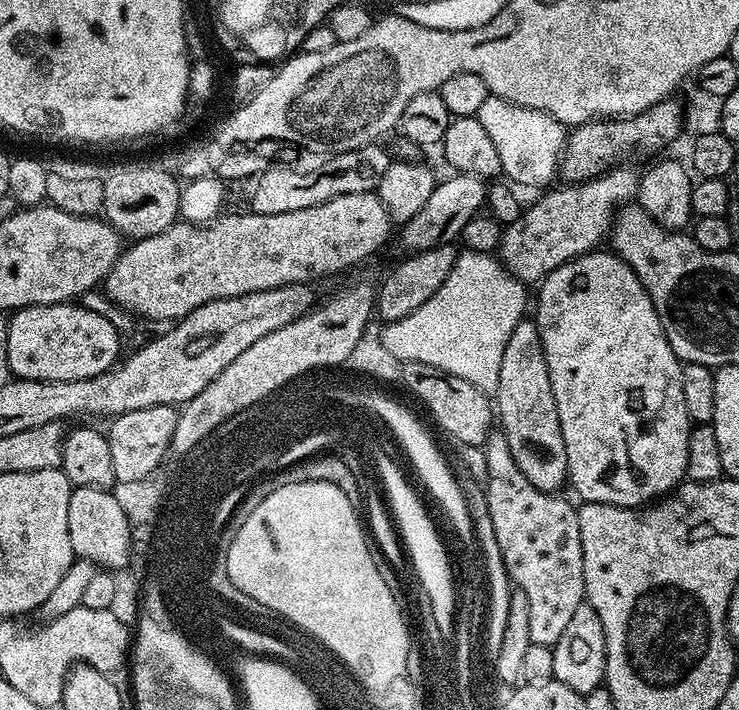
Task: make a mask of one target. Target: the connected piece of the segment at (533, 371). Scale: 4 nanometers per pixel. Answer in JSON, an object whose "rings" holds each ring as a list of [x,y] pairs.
{"rings":[[[526,324],[517,331],[516,340],[506,342],[506,350],[502,350],[502,370],[498,370],[494,408],[521,470],[538,487],[556,490],[567,479],[568,463],[562,422],[558,422],[558,406],[554,406],[554,389],[550,387],[550,370],[546,366],[542,338],[535,335],[531,325]]]}

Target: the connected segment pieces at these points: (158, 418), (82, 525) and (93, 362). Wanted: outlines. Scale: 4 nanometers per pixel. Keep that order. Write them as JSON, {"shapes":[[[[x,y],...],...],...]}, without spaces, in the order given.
{"shapes":[[[[171,404],[146,406],[146,410],[130,410],[115,417],[106,428],[110,446],[110,462],[114,462],[114,474],[119,482],[138,482],[149,479],[159,466],[168,448],[173,445],[177,409]]],[[[76,486],[70,494],[70,514],[66,514],[70,530],[70,546],[73,553],[81,560],[93,560],[103,564],[108,570],[117,570],[130,557],[132,530],[127,518],[118,506],[118,495],[115,491],[95,486]]],[[[83,303],[31,304],[29,308],[18,308],[8,320],[6,338],[6,358],[8,370],[13,377],[21,380],[53,380],[70,382],[71,380],[89,380],[107,371],[121,359],[121,333],[103,316],[90,310]]]]}

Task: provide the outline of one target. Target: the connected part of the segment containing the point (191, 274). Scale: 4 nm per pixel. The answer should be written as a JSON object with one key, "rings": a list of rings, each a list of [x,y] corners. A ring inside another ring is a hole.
{"rings":[[[375,191],[342,194],[318,206],[286,214],[252,212],[247,215],[226,214],[203,226],[177,222],[165,232],[137,239],[136,245],[129,252],[127,249],[108,273],[107,295],[122,306],[139,309],[142,315],[152,320],[175,322],[206,302],[265,292],[287,284],[308,284],[323,276],[332,276],[343,268],[352,268],[367,256],[374,255],[387,242],[394,227],[387,205]]]}

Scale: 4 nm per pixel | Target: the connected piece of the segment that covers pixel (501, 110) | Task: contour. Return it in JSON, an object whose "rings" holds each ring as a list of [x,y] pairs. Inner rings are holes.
{"rings":[[[489,94],[486,102],[475,114],[482,122],[486,134],[490,134],[490,142],[494,142],[494,150],[498,150],[500,160],[548,160],[548,176],[555,181],[562,168],[562,157],[566,147],[566,128],[550,114],[518,108],[515,104],[508,104],[502,98]],[[508,120],[520,120],[520,132],[508,132]]]}

